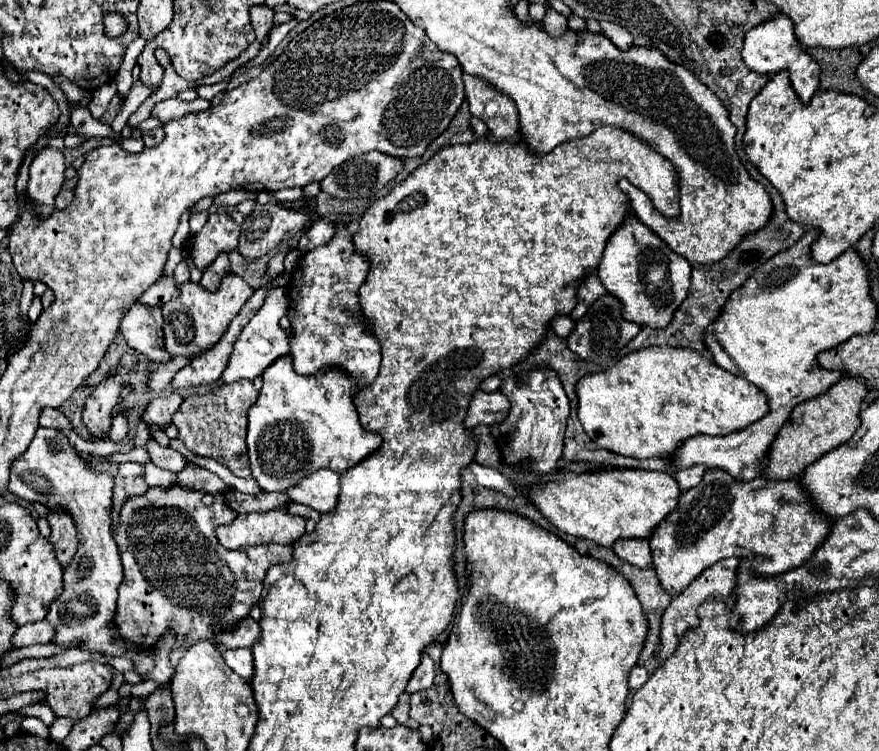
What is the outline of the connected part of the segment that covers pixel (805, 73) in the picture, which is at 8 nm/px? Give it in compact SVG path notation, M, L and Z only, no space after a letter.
M779 14L777 18L769 20L765 24L759 24L757 28L751 28L747 32L745 46L743 46L743 62L749 70L753 70L757 74L765 74L765 76L787 70L791 84L803 104L809 104L809 100L813 98L813 94L819 88L819 72L821 72L819 64L805 50L801 50L801 46L797 44L797 38L793 34L793 24L783 14Z

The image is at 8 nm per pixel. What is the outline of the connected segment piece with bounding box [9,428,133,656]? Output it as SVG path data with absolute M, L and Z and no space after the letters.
M39 428L31 446L11 464L9 492L23 500L41 502L49 510L55 506L67 508L79 530L77 554L63 568L63 592L53 600L45 616L55 628L53 644L67 648L77 646L107 656L131 656L131 644L127 644L117 626L113 626L123 568L117 544L111 536L111 488L113 478L87 470L77 450L55 428Z

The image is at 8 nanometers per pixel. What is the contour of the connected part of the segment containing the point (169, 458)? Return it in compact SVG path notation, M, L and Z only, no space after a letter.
M153 438L147 440L145 444L145 450L149 452L149 458L155 466L163 468L163 470L171 470L171 472L181 472L183 466L185 466L185 456L175 452L173 448L169 446L161 446L157 444Z

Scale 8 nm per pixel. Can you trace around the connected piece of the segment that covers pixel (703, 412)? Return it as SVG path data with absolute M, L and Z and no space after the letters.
M673 346L639 348L621 358L615 366L607 368L605 372L583 376L577 384L577 400L577 414L587 436L599 448L631 458L669 458L671 452L679 446L679 442L689 436L731 434L757 422L767 412L767 398L759 388L719 368L709 356L699 354L697 350Z

